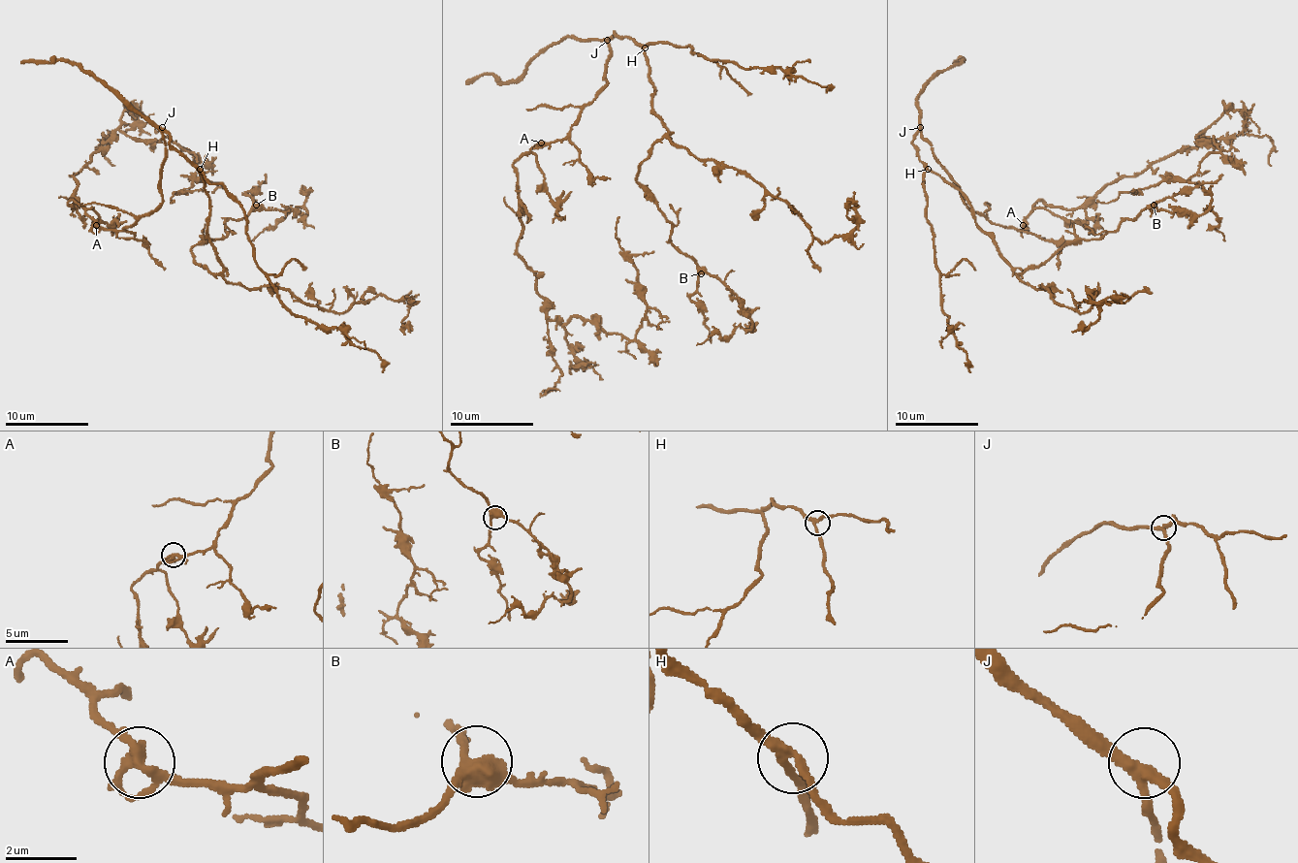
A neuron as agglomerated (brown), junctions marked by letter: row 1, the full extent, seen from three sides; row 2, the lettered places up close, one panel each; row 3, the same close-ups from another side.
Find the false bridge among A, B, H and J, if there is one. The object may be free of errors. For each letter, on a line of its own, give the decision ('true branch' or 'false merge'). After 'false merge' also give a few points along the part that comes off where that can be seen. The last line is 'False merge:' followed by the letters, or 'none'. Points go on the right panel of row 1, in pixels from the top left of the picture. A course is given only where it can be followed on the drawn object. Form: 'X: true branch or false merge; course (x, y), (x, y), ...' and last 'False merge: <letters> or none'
A: true branch
B: true branch
H: true branch
J: true branch
False merge: none

